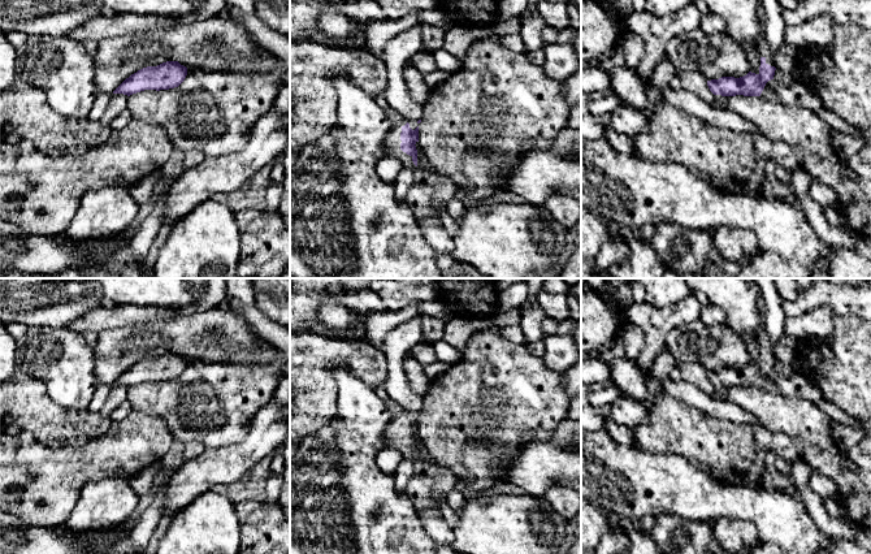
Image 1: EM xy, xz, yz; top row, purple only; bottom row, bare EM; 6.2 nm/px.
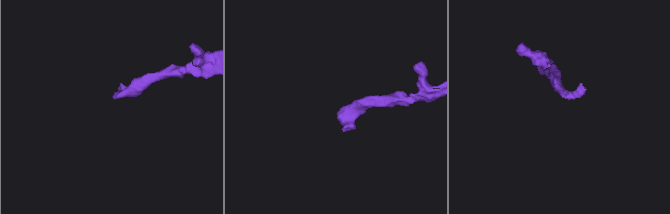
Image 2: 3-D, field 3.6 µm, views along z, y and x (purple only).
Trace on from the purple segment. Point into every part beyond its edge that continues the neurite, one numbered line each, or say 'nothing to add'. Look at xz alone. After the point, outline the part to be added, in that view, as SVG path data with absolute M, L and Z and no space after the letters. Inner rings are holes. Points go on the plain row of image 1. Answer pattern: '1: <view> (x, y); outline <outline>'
1: xz (391, 433); outline M402 412L399 416L393 417L390 424L385 428L384 430L384 437L385 437L385 445L384 449L386 447L396 447L402 451L402 458L403 459L415 459L415 455L412 453L412 447L407 446L400 441L400 424L402 419L406 416L406 412Z

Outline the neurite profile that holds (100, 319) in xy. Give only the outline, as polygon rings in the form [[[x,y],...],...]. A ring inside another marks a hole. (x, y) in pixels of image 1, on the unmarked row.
[[[134,304],[98,307],[83,317],[70,324],[66,330],[75,333],[94,332],[96,334],[107,329],[117,329],[127,325],[142,325],[152,323],[169,323],[183,317],[182,311],[150,308]]]

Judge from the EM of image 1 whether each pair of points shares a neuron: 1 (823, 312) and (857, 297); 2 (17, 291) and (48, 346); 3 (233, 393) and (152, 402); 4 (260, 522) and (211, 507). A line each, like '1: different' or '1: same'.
1: different
2: different
3: same
4: different

